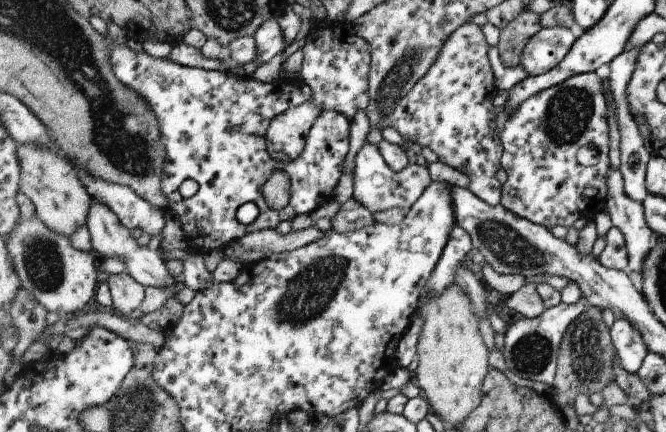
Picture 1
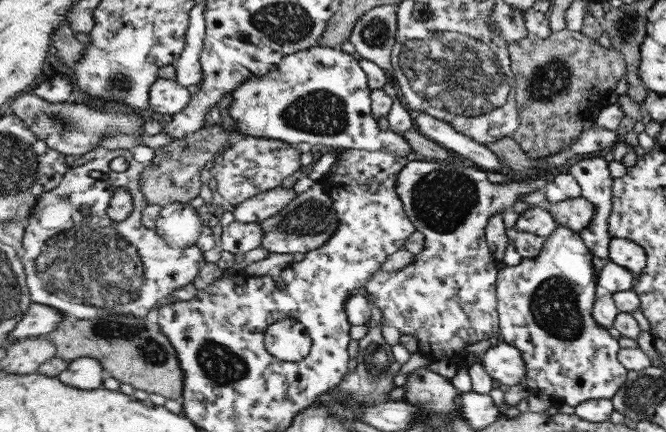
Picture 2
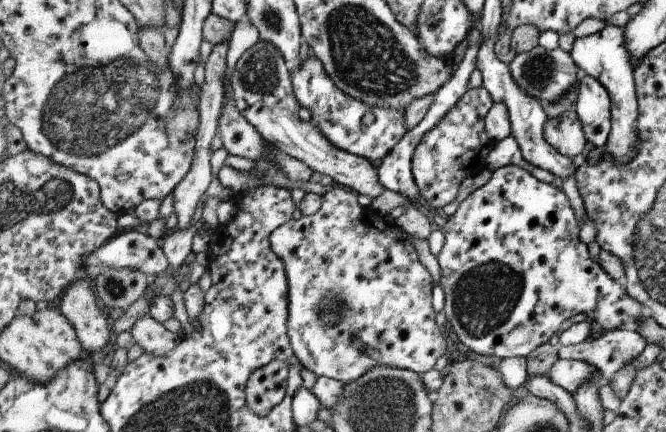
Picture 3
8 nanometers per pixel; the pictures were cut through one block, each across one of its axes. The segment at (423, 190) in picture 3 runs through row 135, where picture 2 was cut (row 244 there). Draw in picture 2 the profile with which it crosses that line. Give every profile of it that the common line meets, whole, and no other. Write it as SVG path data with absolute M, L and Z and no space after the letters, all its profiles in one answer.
M420 157L414 161L399 174L399 195L402 198L403 206L405 206L405 212L409 216L409 220L415 224L417 232L425 234L425 248L421 250L420 254L415 256L415 260L411 264L407 264L405 268L398 271L385 271L383 268L379 269L376 273L373 273L373 277L367 280L364 289L370 295L370 304L375 306L382 313L383 325L394 326L405 336L413 336L416 338L419 344L419 354L427 358L433 358L439 356L446 356L450 359L458 360L461 356L467 354L467 346L475 344L475 342L481 342L481 340L489 340L489 338L499 336L500 332L500 314L498 312L498 278L499 271L502 267L502 263L497 261L495 254L491 252L491 247L487 243L486 229L490 224L491 216L495 214L501 214L507 208L513 208L517 202L521 202L521 198L525 198L527 194L531 192L541 191L547 189L550 183L555 181L555 172L553 170L541 170L538 174L533 176L533 180L515 180L513 182L507 177L506 181L499 184L492 184L487 178L487 172L484 172L482 168L479 168L472 163L454 163L451 161L428 161Z

